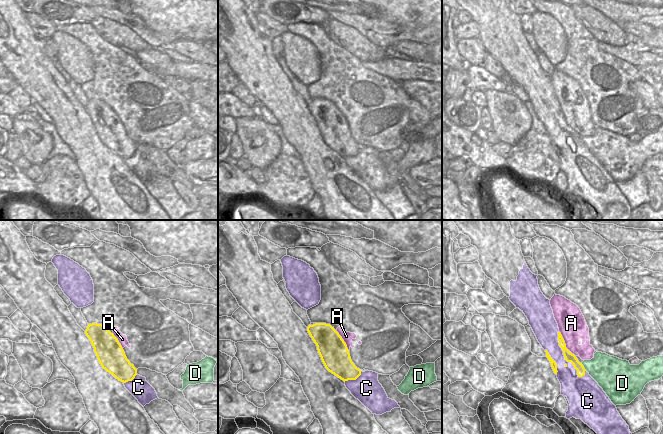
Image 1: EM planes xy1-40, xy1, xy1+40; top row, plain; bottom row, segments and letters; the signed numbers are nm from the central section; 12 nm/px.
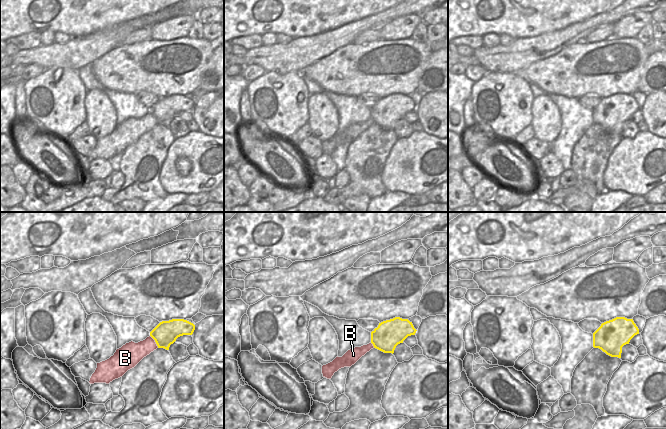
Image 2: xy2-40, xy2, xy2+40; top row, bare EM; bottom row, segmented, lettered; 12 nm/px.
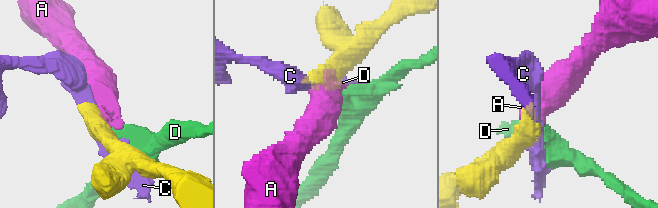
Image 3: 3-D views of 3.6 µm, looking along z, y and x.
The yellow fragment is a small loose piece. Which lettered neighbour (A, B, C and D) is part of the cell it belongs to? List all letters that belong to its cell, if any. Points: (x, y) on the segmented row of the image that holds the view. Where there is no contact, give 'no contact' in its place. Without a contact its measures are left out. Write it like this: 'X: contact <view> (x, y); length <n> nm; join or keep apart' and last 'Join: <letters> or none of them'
A: contact xy1+40 (565, 344); length 360 nm; join
B: contact xy2-40 (155, 341); length 190 nm; keep apart
C: contact xy1+40 (564, 356); length 650 nm; keep apart
D: contact xy1+40 (583, 367); length 120 nm; keep apart
Join: A

